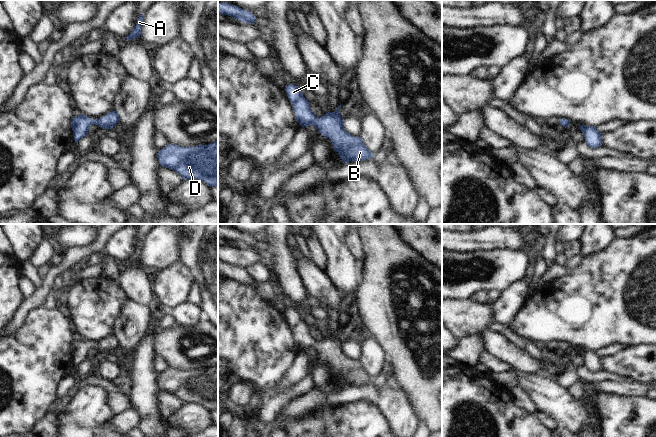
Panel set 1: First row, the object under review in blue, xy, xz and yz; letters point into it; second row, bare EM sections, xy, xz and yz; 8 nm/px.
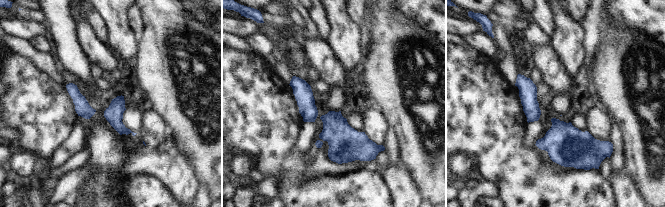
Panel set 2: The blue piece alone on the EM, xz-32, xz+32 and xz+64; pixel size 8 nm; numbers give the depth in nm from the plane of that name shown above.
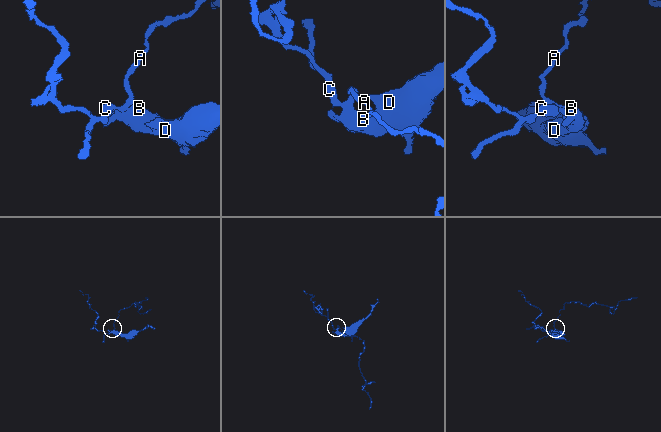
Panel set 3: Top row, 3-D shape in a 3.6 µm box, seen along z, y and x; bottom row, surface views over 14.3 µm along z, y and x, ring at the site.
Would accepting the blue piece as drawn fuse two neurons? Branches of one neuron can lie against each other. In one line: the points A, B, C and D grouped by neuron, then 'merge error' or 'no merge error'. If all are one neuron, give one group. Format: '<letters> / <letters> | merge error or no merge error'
A B C D | no merge error

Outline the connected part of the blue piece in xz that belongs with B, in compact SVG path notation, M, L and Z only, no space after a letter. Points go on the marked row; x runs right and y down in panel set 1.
M290 84L285 86L285 91L299 124L302 127L313 125L324 137L329 138L344 164L350 161L364 161L374 156L361 137L354 137L345 131L339 112L341 104L335 112L328 112L318 118L312 112L308 100L298 86Z

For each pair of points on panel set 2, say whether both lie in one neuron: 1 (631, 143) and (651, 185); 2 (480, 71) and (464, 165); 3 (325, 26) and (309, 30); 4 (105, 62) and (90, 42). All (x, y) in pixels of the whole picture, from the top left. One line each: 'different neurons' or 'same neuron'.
1: same neuron
2: different neurons
3: different neurons
4: same neuron

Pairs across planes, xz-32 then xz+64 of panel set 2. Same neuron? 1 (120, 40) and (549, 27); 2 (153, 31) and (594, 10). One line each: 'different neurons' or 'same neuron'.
1: different neurons
2: different neurons

